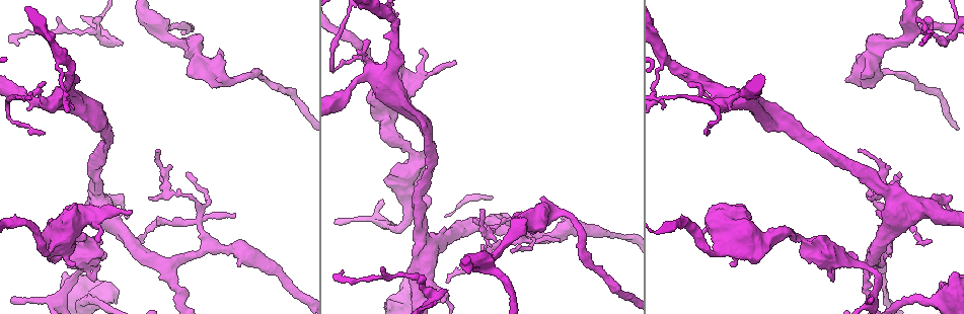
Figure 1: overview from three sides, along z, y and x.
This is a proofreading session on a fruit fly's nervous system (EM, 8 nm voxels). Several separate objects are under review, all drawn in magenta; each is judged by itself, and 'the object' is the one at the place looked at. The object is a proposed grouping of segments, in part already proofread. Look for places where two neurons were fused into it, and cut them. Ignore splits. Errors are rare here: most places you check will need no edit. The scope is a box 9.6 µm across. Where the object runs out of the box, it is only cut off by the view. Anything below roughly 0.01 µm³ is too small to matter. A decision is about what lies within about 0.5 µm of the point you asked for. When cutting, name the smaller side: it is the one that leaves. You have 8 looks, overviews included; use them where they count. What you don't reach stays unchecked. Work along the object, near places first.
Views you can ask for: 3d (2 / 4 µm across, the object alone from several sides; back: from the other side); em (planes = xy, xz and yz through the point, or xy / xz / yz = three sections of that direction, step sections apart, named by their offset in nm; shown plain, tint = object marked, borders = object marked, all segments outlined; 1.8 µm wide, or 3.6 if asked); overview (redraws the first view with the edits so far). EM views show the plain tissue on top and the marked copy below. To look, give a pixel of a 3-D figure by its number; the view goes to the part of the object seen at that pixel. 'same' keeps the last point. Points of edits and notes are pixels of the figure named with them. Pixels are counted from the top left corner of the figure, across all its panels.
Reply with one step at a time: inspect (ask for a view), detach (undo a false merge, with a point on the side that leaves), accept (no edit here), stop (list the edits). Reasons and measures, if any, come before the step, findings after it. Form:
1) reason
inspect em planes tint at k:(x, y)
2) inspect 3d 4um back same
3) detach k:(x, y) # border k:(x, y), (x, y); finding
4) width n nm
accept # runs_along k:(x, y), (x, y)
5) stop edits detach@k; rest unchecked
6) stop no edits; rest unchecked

sharp bend
inspect 3d 4um at 1:(174, 194)

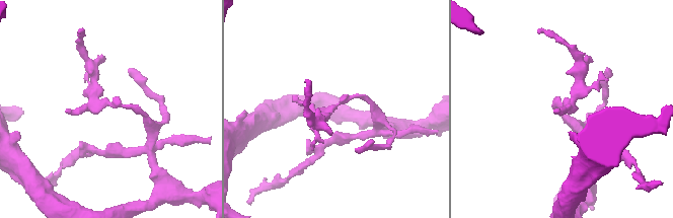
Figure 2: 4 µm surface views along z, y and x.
inspect em xz step 8 borders at 2:(332, 105)

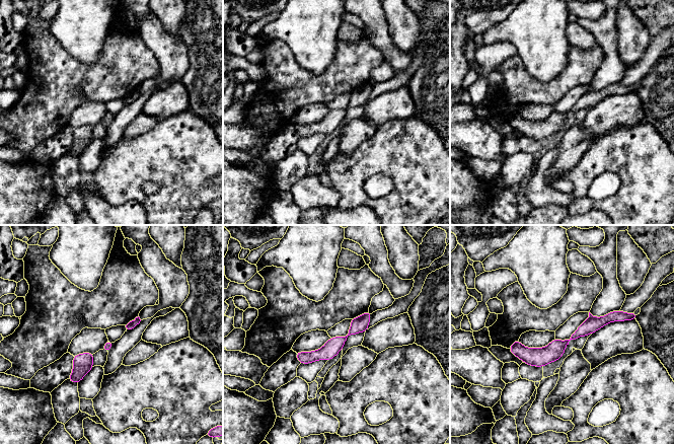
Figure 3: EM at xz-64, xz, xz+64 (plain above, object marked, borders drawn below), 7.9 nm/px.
width 70 nm
accept # runs_along 3:(619, 316), (592, 323), (549, 354), (512, 348); continuous, no second neuron

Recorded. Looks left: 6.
a narrow waist
inspect em planes tint at 1:(33, 34)

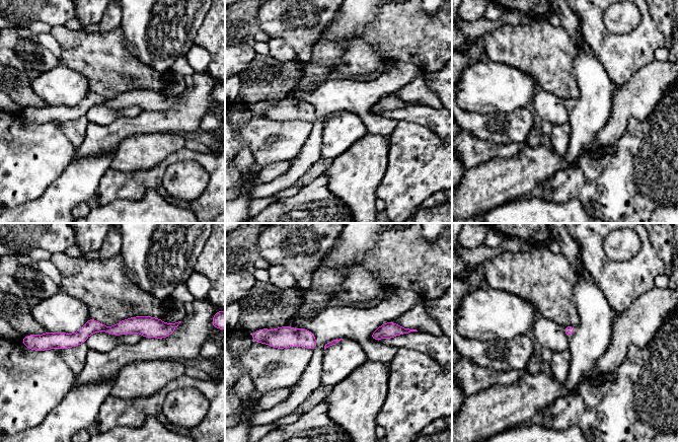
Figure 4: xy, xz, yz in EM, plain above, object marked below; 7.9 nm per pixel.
accept # continuous, no second neuron

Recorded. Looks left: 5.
branch point
inspect 3d 2um at 1:(164, 26)

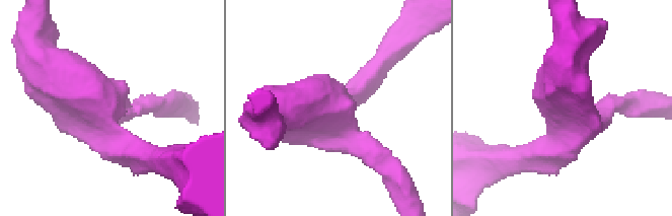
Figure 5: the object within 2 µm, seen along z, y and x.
arms 3; arm_widths 190, 240, 380 nm; now the EM
inspect em yz step 8 tint at 5:(334, 103)

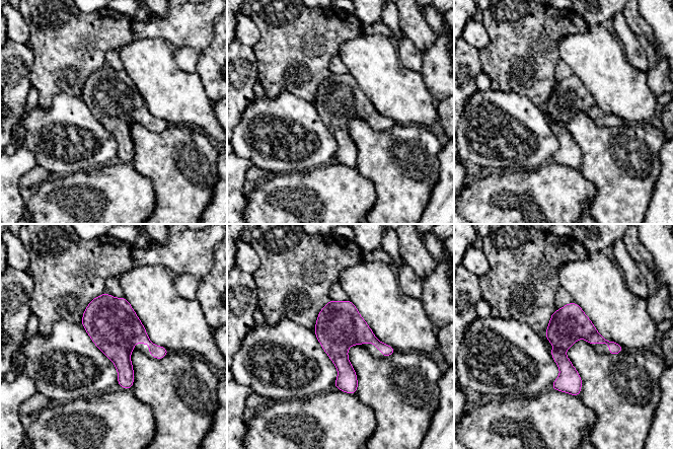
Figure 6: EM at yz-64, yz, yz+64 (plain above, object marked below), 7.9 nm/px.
inspect em planes tint same

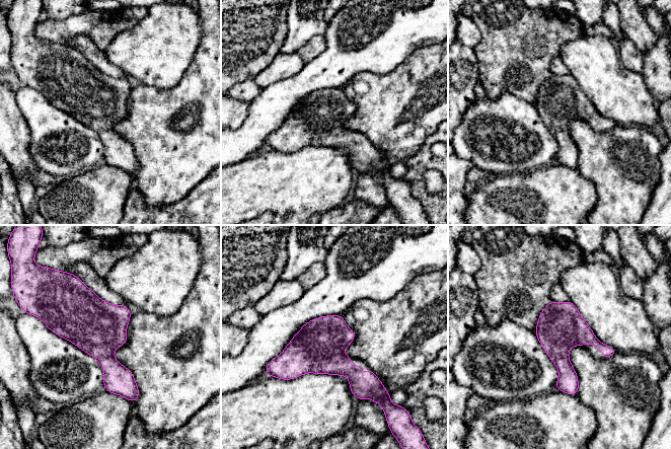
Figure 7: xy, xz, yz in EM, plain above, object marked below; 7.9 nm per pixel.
accept # all the same neuron

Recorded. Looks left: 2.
two arms in line, one across
inspect em 3.6um planes tint at 1:(840, 259)

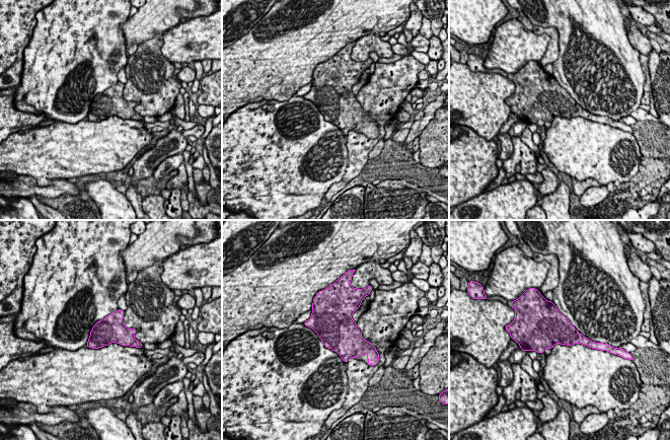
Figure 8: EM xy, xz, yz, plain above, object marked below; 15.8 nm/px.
accept # continuous, no second neuron

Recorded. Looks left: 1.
stop no edits; rest unchecked

